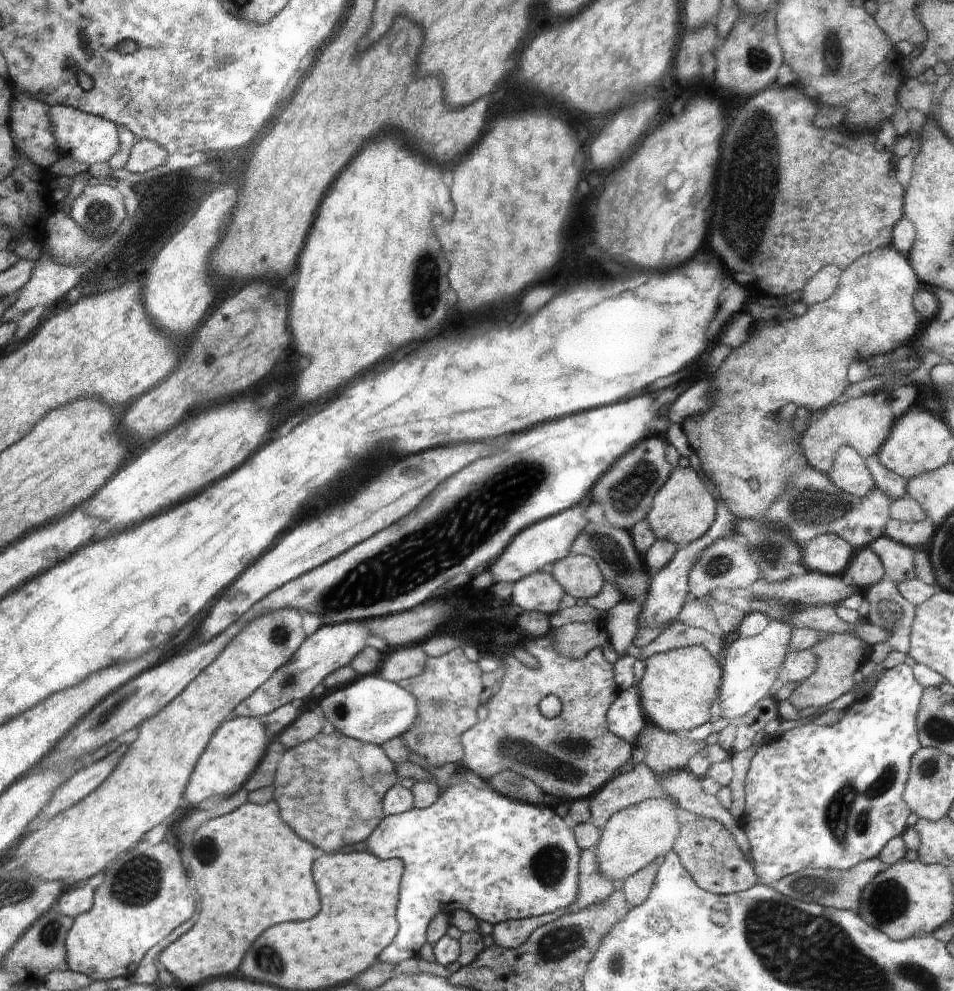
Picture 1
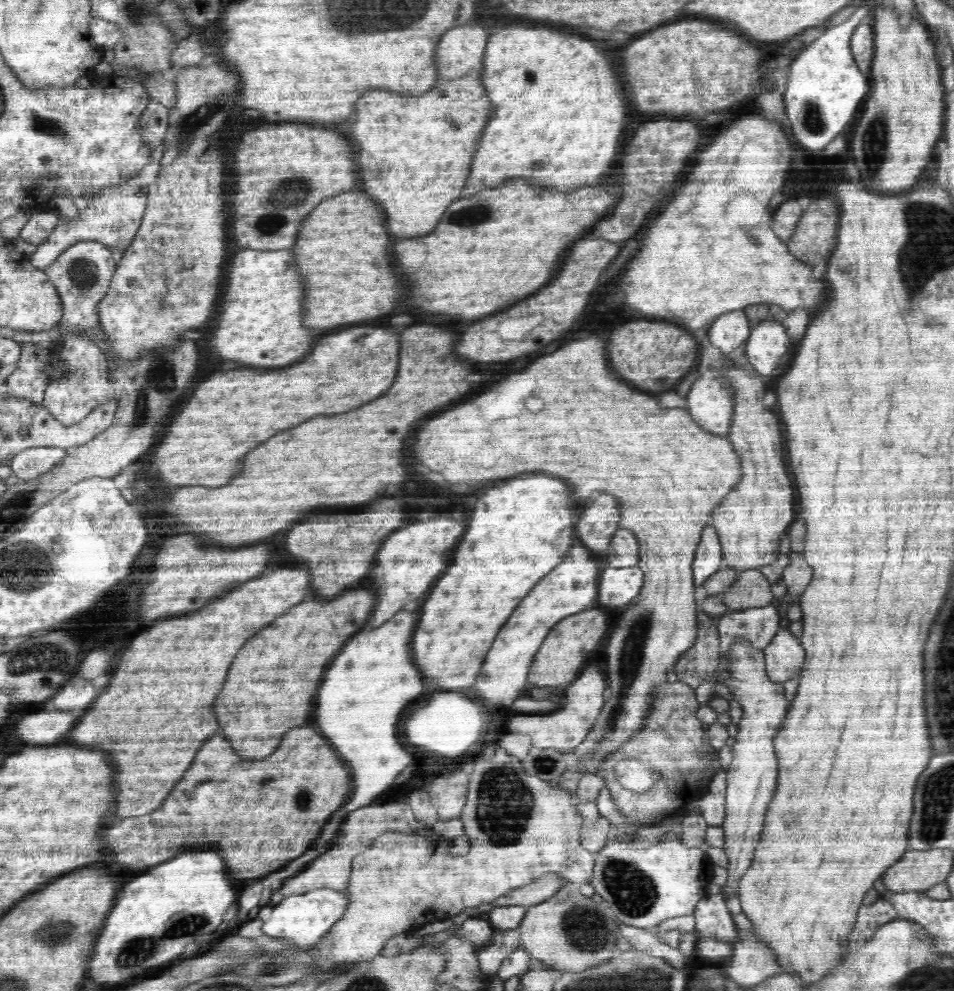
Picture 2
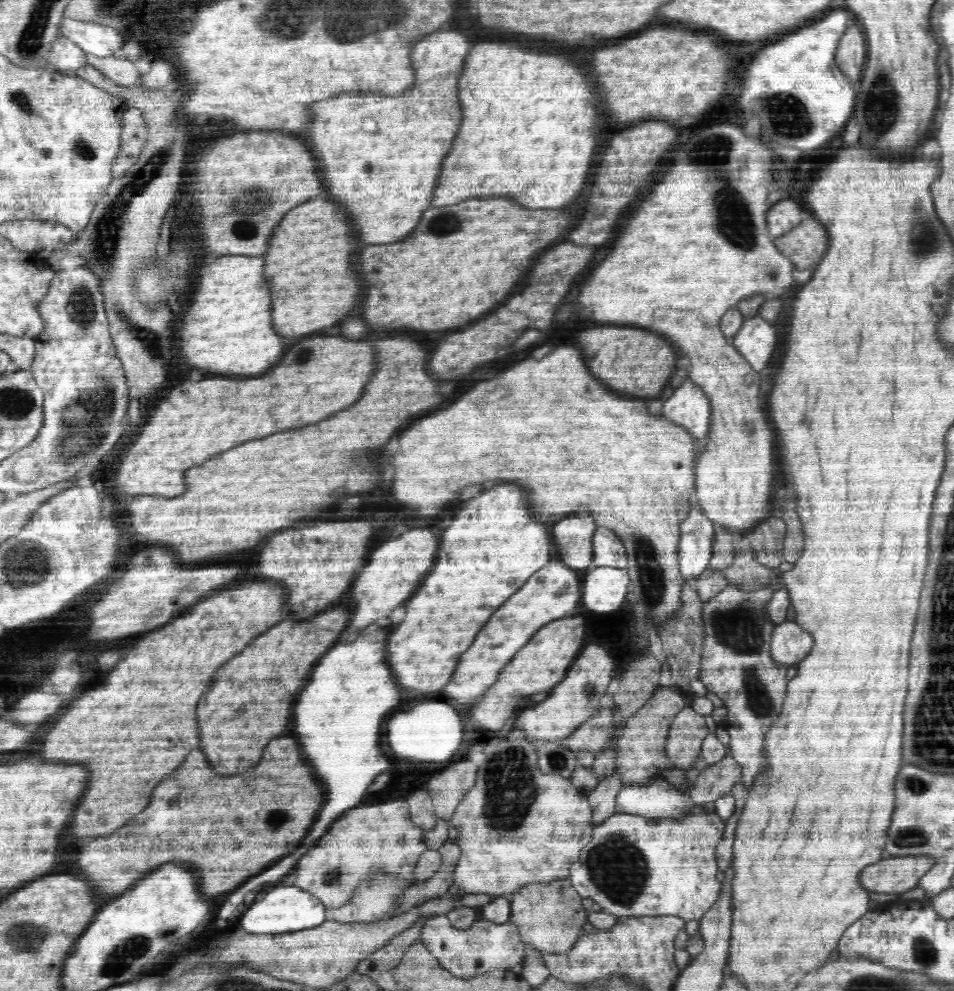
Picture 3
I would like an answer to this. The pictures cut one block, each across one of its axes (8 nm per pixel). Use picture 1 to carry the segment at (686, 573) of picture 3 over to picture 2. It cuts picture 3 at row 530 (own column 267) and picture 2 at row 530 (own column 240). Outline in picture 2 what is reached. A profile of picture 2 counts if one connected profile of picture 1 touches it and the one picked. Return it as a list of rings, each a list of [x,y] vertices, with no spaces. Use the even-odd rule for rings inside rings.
[[[713,526],[706,528],[702,535],[701,544],[697,548],[693,571],[697,586],[702,586],[723,568],[723,550],[718,533]]]

